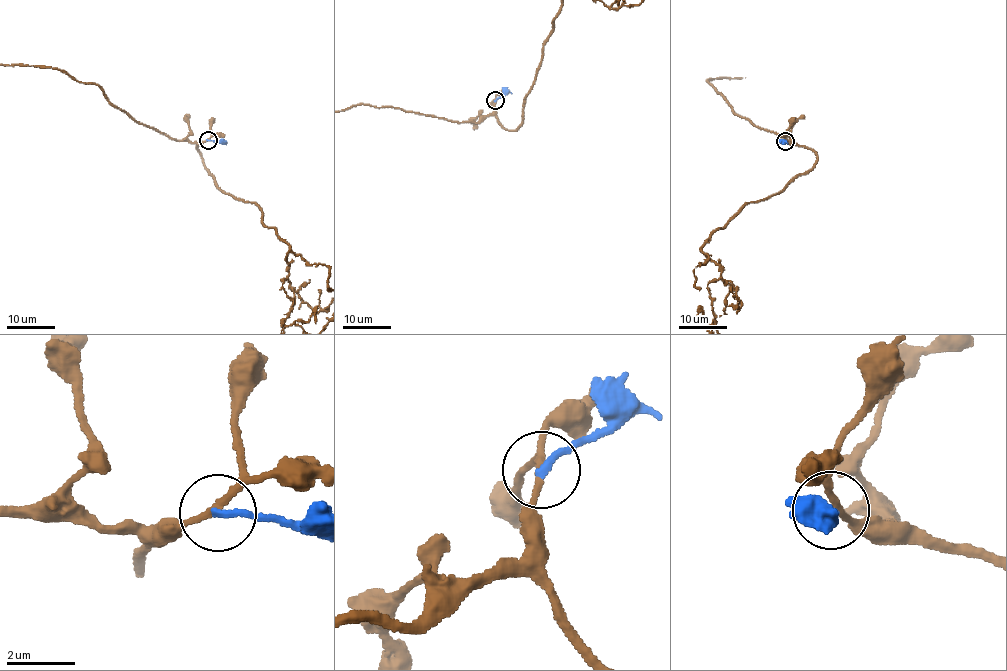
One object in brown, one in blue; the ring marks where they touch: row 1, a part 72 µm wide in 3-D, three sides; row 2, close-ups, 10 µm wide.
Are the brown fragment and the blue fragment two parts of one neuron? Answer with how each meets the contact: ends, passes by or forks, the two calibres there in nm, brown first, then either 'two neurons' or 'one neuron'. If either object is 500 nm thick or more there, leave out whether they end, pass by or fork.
brown passes by; blue ends; calibres 180 and 200 nm; two neurons

